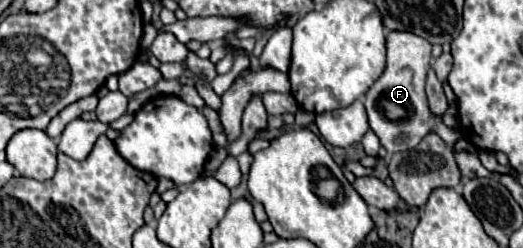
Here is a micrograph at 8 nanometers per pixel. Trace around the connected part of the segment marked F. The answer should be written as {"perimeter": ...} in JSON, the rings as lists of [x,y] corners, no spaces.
{"perimeter":[[[388,31],[386,33],[386,69],[380,79],[368,89],[364,95],[364,107],[368,111],[370,129],[378,135],[380,145],[392,155],[398,151],[408,151],[420,143],[420,139],[428,133],[440,135],[440,139],[452,147],[460,137],[450,131],[438,115],[434,115],[428,107],[428,99],[424,93],[426,71],[430,67],[430,49],[432,45],[418,35],[406,31]]]}

